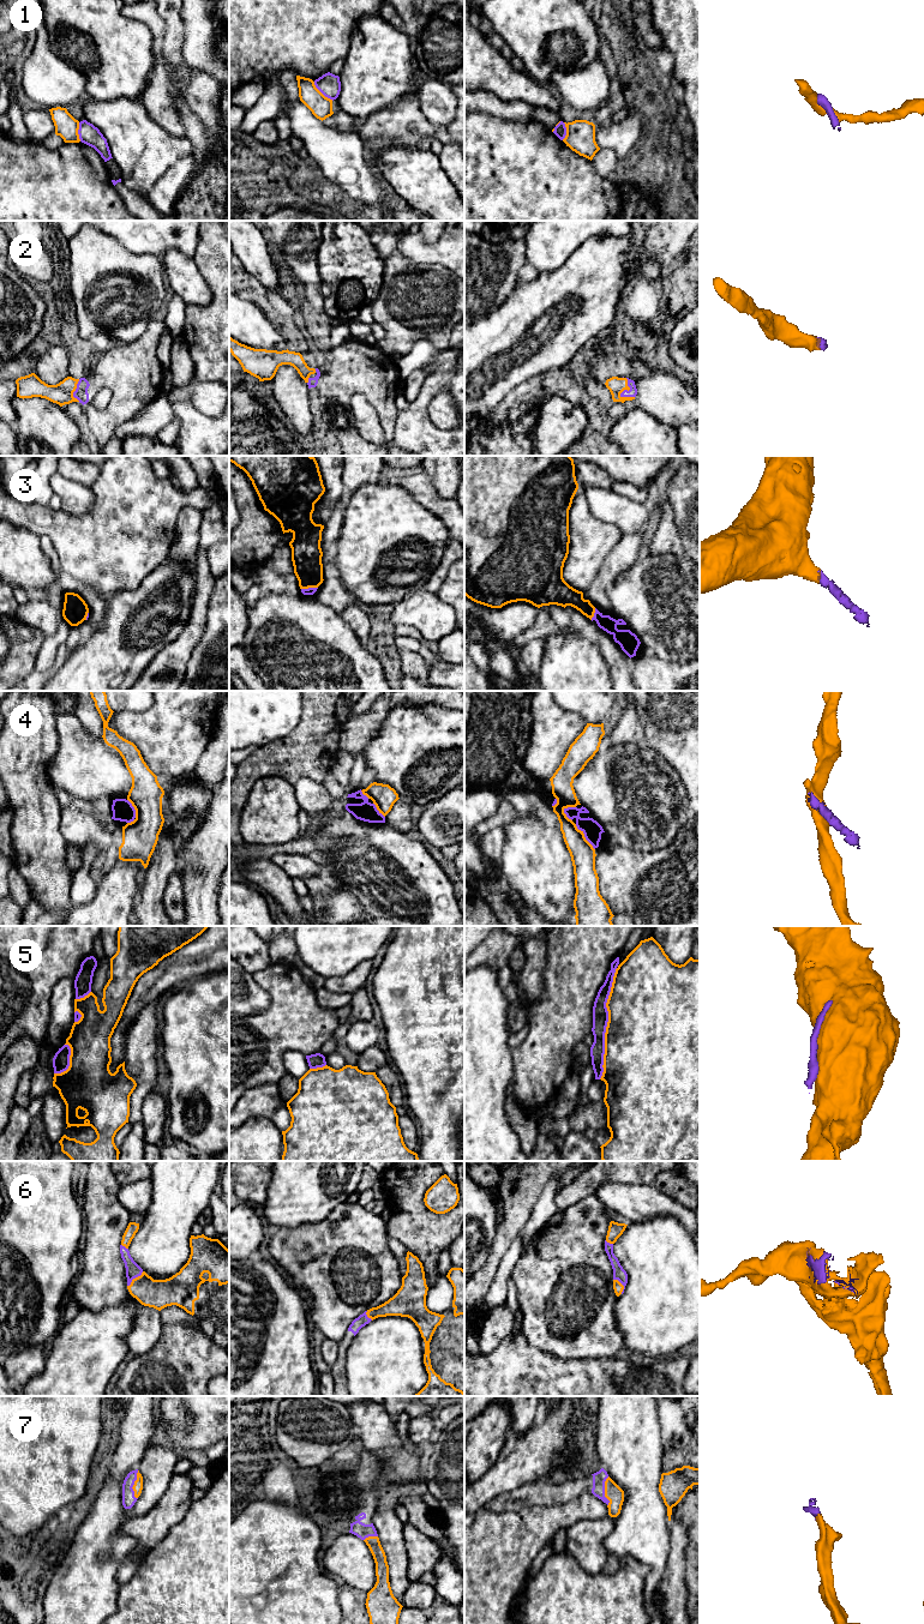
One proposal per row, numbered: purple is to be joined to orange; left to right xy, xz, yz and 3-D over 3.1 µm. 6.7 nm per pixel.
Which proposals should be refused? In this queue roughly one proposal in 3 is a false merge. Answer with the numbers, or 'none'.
1, 4, 5

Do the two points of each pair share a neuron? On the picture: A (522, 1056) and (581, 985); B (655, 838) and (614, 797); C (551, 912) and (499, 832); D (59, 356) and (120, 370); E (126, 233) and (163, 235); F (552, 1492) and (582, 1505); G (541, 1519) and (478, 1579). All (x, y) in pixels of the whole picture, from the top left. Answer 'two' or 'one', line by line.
A: one
B: one
C: two
D: two
E: one
F: two
G: one

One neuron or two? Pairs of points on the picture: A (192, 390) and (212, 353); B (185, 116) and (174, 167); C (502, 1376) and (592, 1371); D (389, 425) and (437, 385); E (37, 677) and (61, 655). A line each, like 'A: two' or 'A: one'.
A: two
B: two
C: one
D: two
E: one

